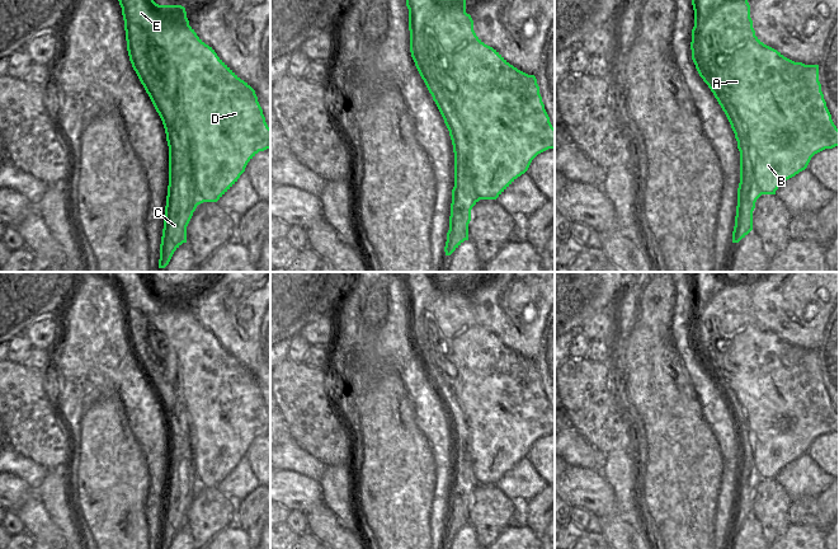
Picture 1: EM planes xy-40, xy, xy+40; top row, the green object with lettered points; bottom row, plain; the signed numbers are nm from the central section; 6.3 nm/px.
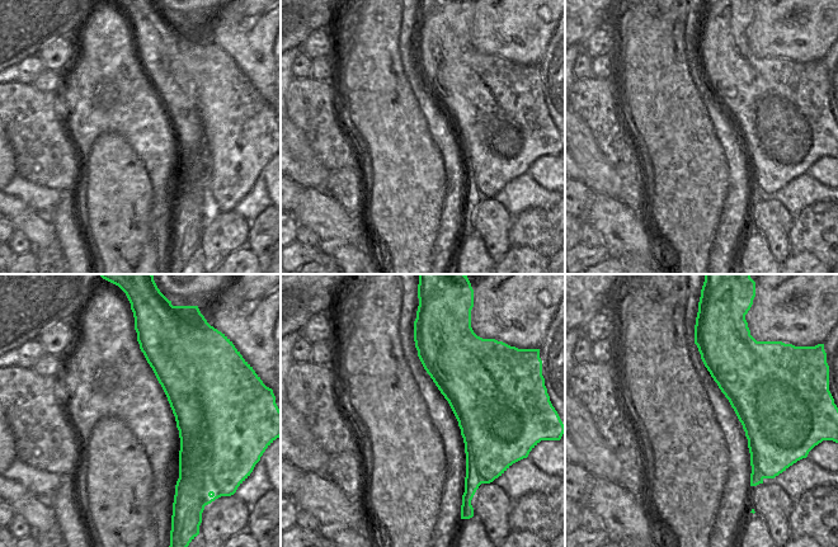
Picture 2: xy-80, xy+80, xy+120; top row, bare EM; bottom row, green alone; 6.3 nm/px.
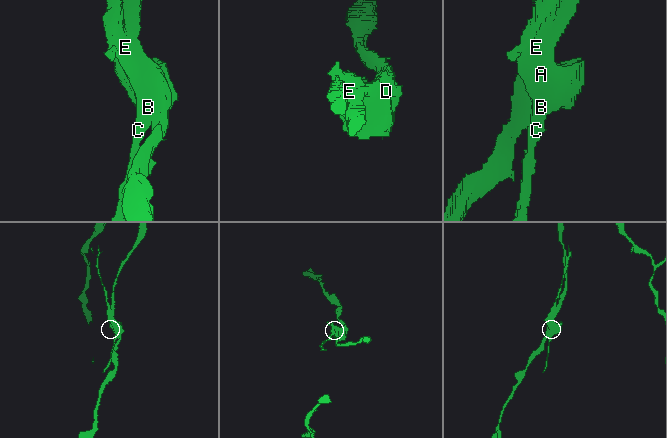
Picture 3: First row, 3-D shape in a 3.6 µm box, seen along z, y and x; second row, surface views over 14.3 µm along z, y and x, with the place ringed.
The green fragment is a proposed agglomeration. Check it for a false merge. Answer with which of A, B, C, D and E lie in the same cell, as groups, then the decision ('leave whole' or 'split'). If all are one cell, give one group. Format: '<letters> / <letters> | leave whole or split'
A B D / C E | split

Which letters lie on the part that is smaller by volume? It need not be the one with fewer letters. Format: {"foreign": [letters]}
{"foreign": ["C", "E"]}

